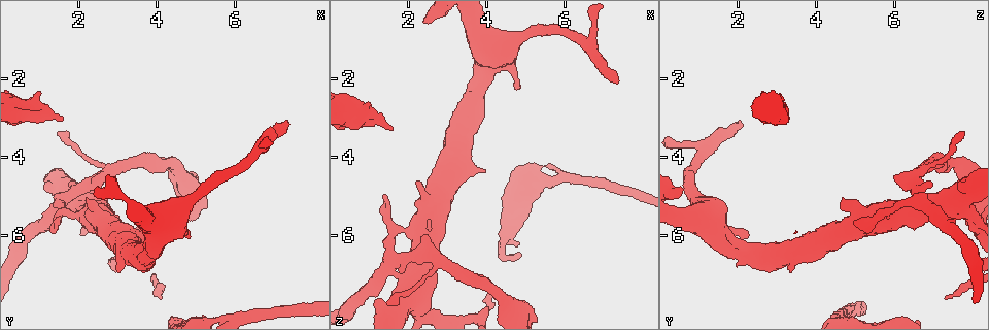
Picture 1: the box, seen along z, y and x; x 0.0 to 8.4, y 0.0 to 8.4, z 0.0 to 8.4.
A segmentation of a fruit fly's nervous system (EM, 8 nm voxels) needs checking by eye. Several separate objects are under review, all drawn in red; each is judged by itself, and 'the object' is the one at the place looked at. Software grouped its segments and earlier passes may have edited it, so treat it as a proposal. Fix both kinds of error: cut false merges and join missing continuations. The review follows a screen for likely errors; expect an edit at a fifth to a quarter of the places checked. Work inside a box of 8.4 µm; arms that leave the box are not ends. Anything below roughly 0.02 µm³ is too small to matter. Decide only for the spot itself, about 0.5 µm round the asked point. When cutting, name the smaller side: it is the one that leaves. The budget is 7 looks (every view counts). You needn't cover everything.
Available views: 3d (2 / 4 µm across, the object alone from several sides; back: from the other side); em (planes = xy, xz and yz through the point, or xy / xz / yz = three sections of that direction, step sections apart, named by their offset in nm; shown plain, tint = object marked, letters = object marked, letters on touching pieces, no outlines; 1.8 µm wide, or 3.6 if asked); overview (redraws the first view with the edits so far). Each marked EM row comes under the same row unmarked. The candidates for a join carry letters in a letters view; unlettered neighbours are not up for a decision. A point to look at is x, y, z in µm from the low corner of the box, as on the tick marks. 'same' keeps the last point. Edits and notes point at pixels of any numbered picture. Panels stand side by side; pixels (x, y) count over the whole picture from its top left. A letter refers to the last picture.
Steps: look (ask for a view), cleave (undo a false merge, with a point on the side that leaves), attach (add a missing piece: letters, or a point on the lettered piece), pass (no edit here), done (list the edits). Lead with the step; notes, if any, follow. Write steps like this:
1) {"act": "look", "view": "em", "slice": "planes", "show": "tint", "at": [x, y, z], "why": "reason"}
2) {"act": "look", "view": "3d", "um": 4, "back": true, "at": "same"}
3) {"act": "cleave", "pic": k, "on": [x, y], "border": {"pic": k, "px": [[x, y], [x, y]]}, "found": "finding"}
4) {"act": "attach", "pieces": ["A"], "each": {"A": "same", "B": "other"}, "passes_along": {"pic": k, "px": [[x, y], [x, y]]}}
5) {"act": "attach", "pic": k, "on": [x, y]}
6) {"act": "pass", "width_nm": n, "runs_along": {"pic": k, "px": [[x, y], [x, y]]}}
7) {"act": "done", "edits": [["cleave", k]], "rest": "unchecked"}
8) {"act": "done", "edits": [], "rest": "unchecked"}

{"act": "look", "view": "em", "slice": "planes", "show": "letters", "at": [7.40, 3.20, 2.10]}

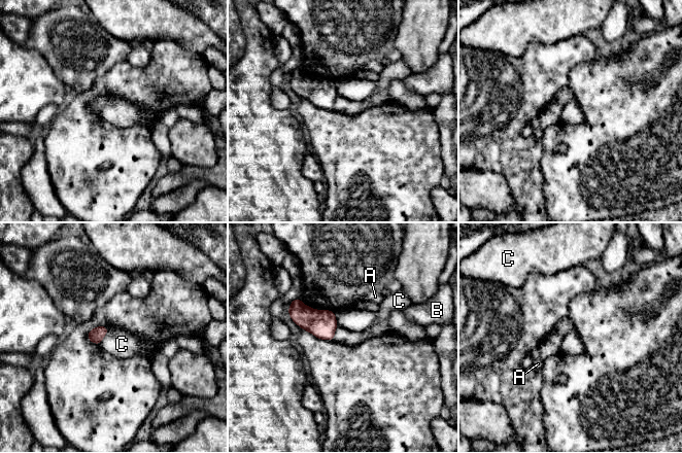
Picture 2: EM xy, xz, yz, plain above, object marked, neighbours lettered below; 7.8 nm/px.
{"act": "pass", "each": {"A": "other", "B": "other", "C": "other"}, "border": {"pic": 2, "px": [[108, 329], [99, 344]]}, "found": "none of them fits"}

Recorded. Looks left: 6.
{"act": "look", "view": "em", "slice": "xy", "step": 8, "show": "letters", "at": [0.95, 2.40, 2.60], "why": "thick end"}

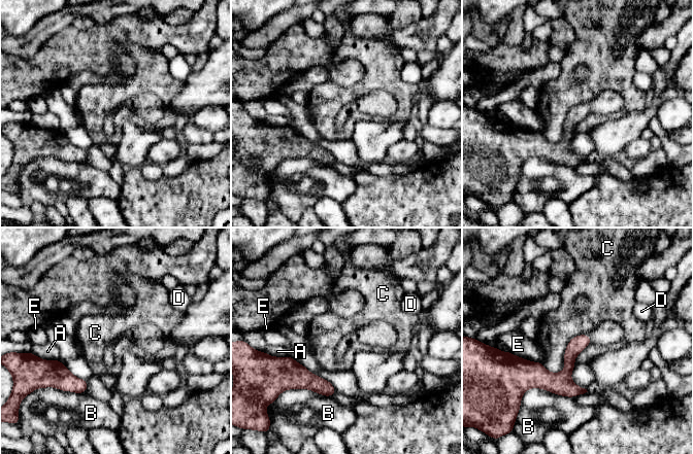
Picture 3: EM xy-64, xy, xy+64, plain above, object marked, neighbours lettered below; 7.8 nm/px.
{"act": "pass", "longest_contact_nm": ["C", 400], "each": {"A": "other", "B": "other", "C": "other", "D": "other", "E": "other"}, "border": {"pic": 3, "px": [[583, 334], [561, 371], [541, 364]]}, "found": "none of them fits"}

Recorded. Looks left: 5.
{"act": "look", "view": "3d", "um": 2, "at": [1.40, 3.40, 7.70], "why": "free end"}

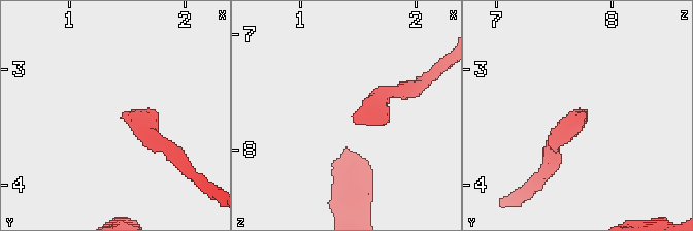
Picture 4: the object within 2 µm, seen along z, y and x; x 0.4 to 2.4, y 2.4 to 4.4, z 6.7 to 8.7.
{"act": "look", "view": "em", "slice": "xy", "step": 16, "show": "tint", "at": [1.46, 3.38, 7.76]}

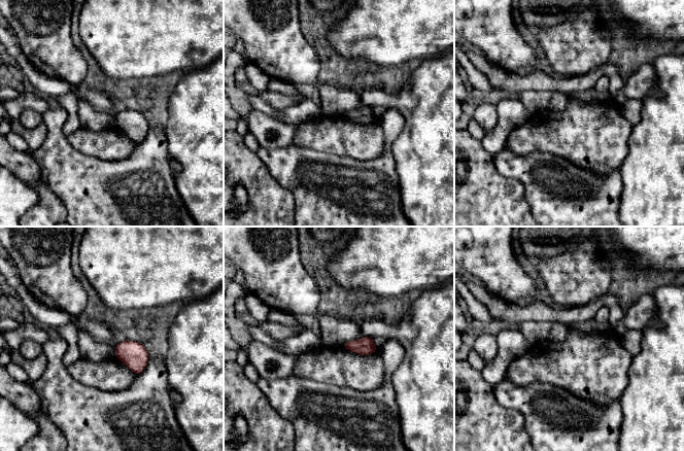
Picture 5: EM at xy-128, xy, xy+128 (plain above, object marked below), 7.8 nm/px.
{"act": "look", "view": "em", "slice": "xz", "step": 4, "show": "letters", "at": "same"}

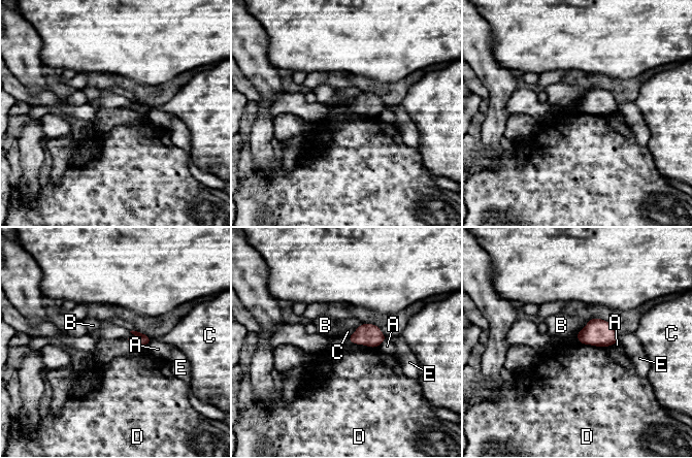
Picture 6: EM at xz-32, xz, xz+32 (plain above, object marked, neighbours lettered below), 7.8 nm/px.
{"act": "pass", "each": {"A": "other", "B": "other", "C": "other", "D": "other", "E": "other"}, "border": {"pic": 6, "px": [[575, 336], [584, 344], [613, 346]]}, "found": "none of them fits"}

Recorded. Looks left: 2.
{"act": "done", "edits": [], "rest": "unchecked"}

